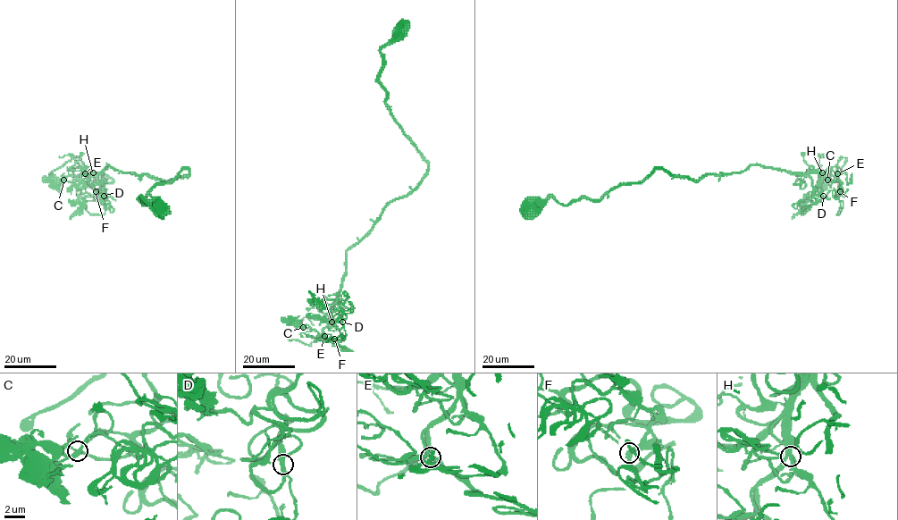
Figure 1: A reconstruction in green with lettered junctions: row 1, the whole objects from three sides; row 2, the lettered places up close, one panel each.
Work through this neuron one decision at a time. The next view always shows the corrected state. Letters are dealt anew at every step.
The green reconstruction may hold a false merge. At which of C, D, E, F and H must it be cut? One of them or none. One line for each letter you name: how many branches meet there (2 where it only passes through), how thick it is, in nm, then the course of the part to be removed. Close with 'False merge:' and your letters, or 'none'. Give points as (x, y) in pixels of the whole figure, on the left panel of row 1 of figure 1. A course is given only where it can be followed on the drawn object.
False merge: none

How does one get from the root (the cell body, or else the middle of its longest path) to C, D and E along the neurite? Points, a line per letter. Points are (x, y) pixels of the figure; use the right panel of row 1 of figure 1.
C: (529, 209), (550, 197), (566, 205), (600, 200), (658, 168), (695, 180), (751, 164), (837, 173), (827, 180)
D: (529, 209), (550, 197), (566, 205), (600, 200), (658, 168), (697, 180), (770, 166), (807, 175), (823, 196)
E: (529, 209), (550, 197), (566, 205), (583, 197), (600, 200), (658, 168), (695, 180), (751, 164), (837, 173)

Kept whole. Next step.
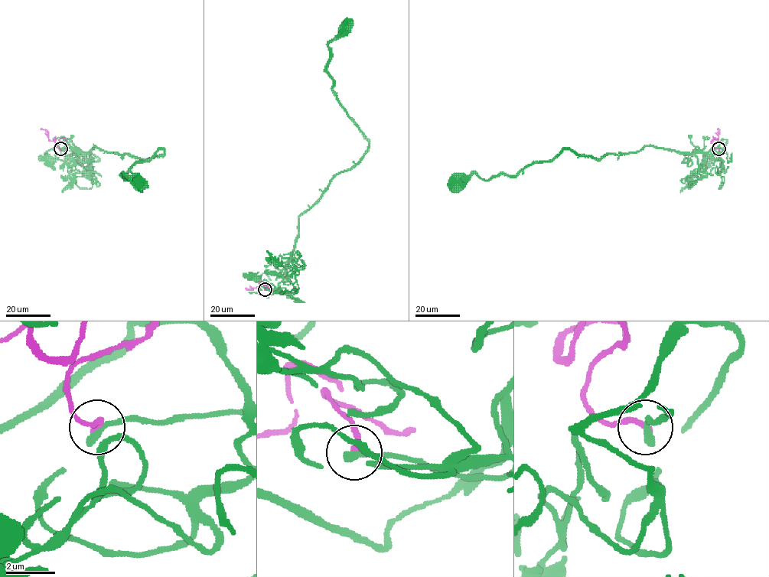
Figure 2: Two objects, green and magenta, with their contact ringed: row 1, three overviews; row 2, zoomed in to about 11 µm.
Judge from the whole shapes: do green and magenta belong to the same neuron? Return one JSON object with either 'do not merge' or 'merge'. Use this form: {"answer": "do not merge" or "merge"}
{"answer": "merge"}

